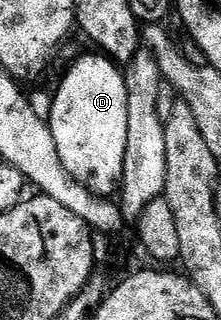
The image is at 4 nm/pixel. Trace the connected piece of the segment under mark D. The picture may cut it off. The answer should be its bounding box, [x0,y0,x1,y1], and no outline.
[50,53,128,196]

